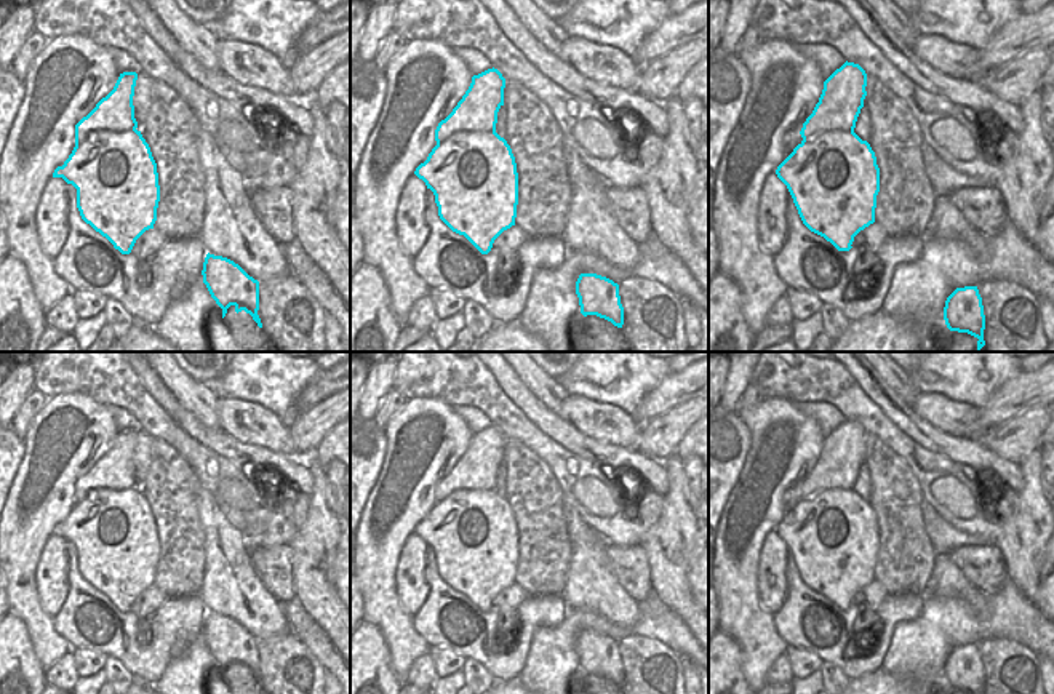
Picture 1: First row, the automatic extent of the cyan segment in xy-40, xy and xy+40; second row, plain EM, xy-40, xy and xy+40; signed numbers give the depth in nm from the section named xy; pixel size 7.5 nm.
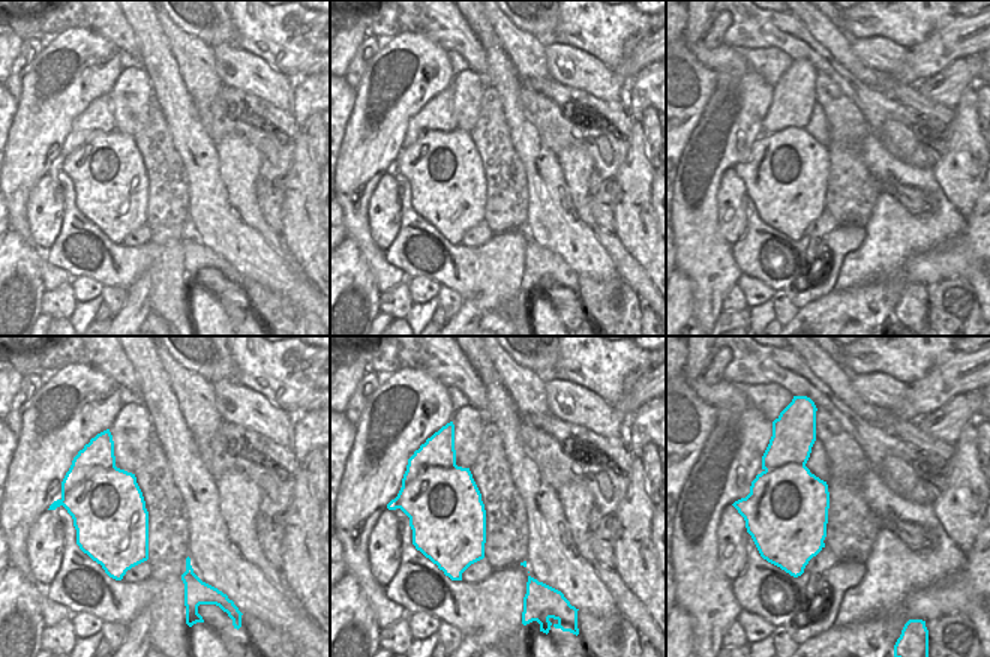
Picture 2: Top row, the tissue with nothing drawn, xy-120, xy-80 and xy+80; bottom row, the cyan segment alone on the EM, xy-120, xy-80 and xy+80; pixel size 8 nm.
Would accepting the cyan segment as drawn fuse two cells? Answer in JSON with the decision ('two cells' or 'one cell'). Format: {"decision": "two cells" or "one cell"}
{"decision": "two cells"}

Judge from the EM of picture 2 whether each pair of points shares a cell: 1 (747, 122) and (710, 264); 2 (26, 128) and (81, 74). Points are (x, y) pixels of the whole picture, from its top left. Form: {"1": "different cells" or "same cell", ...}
{"1": "same cell", "2": "same cell"}

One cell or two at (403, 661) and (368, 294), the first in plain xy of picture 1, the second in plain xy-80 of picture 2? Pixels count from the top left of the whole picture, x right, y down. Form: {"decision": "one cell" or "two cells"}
{"decision": "two cells"}

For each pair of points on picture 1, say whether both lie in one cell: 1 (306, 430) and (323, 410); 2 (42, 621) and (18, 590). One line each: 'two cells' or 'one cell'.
1: one cell
2: one cell

